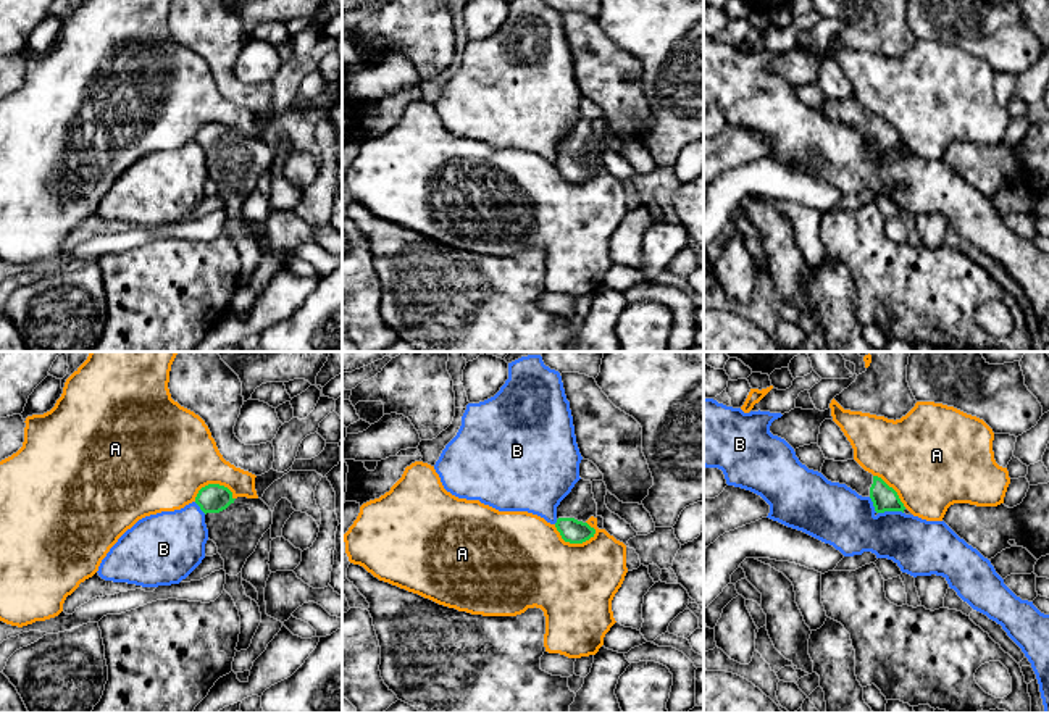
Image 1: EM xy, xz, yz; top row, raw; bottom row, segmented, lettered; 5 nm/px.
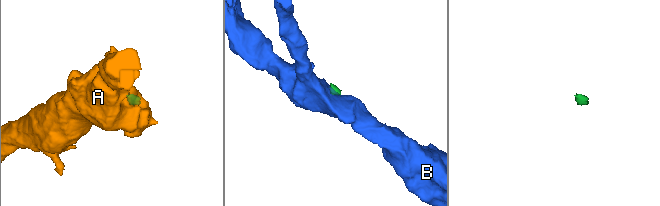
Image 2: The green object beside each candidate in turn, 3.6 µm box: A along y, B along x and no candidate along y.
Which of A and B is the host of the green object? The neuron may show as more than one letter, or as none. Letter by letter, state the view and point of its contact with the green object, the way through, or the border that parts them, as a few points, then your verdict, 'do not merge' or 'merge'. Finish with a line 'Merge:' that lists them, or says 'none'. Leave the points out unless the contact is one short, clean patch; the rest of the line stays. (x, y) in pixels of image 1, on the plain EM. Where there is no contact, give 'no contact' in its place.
A: meets green in xz at (573, 181); border along xz (554, 163), (559, 173), (570, 181), (585, 181), (596, 171); do not merge
B: meets green in yz at (883, 150); border along yz (869, 136), (877, 150), (902, 152); do not merge
Merge: none

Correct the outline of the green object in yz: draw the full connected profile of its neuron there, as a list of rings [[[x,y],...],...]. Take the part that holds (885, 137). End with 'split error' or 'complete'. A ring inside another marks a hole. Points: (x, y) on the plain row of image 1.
[[[854,97],[847,100],[825,98],[821,110],[828,119],[846,123],[862,136],[870,136],[875,155],[884,150],[902,150],[912,153],[901,140],[897,131],[881,116],[865,110]]]; split error

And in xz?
[[[579,118],[557,145],[555,166],[565,181],[583,182],[596,173],[596,168],[586,161],[591,155],[597,158],[597,166],[604,168],[604,156],[597,153],[592,123]]]; split error

